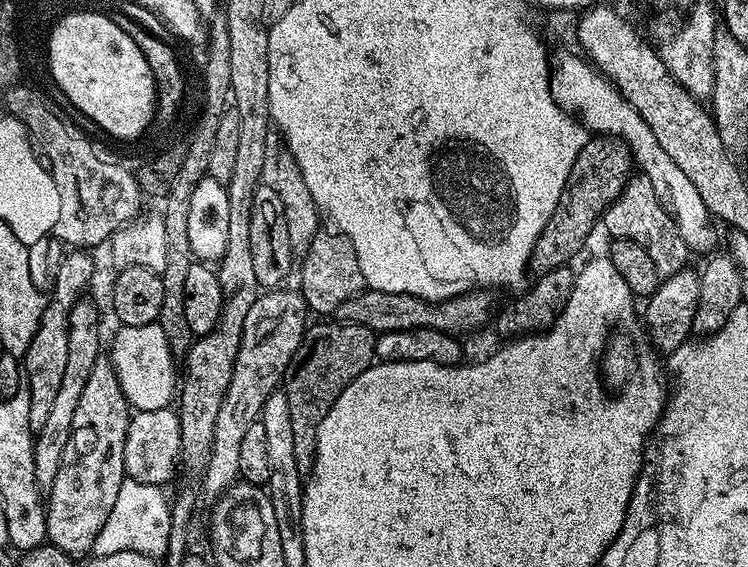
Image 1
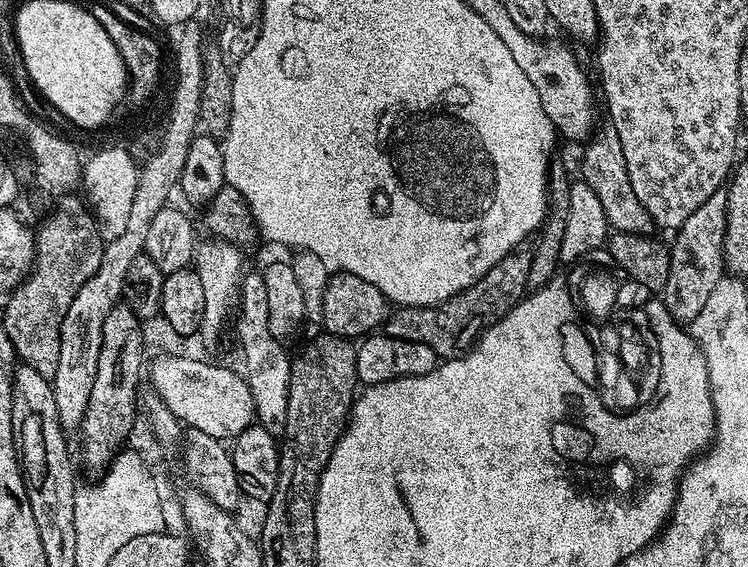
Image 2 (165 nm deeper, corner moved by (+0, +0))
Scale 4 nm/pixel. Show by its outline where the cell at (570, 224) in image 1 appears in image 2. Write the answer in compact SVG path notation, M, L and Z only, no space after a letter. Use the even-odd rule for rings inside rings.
M523 251L508 252L506 258L490 266L490 270L482 274L482 278L440 304L430 308L397 307L384 321L383 331L406 342L422 342L422 346L430 346L430 350L434 350L440 358L464 355L480 339L482 332L501 320L529 291L528 275L532 265L532 253Z

